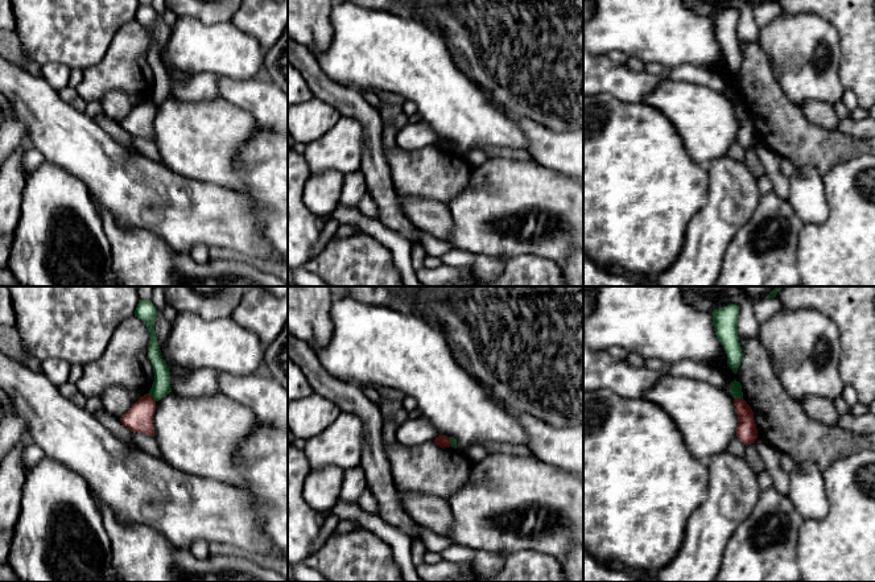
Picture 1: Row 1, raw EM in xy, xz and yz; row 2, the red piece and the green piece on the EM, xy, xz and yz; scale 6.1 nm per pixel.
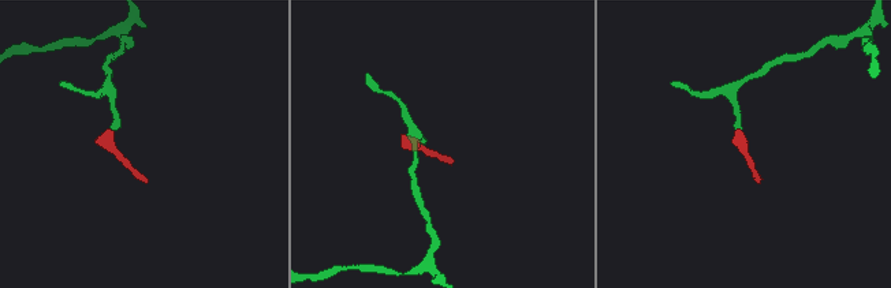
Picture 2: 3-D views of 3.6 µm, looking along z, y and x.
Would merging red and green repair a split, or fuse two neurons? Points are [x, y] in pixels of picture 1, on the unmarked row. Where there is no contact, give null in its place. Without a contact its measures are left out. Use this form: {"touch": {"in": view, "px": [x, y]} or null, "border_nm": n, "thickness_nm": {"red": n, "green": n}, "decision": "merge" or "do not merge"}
{"touch": {"in": "yz", "px": [738, 103]}, "border_nm": 60, "thickness_nm": {"red": 120, "green": 80}, "decision": "do not merge"}

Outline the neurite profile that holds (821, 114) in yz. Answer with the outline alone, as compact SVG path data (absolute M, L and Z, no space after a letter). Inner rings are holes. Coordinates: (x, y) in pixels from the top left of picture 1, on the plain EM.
M809 100L805 102L800 110L813 124L829 131L838 131L839 119L833 104L818 100Z

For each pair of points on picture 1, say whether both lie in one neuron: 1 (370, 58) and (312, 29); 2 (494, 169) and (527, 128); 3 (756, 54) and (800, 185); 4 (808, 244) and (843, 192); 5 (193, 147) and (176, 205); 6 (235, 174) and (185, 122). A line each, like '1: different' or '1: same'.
1: different
2: different
3: different
4: same
5: different
6: same

